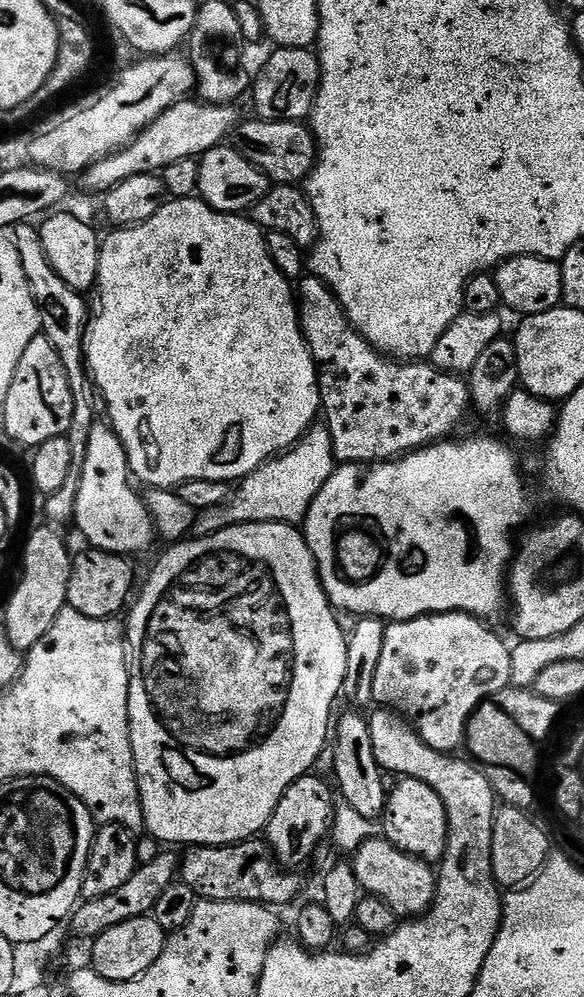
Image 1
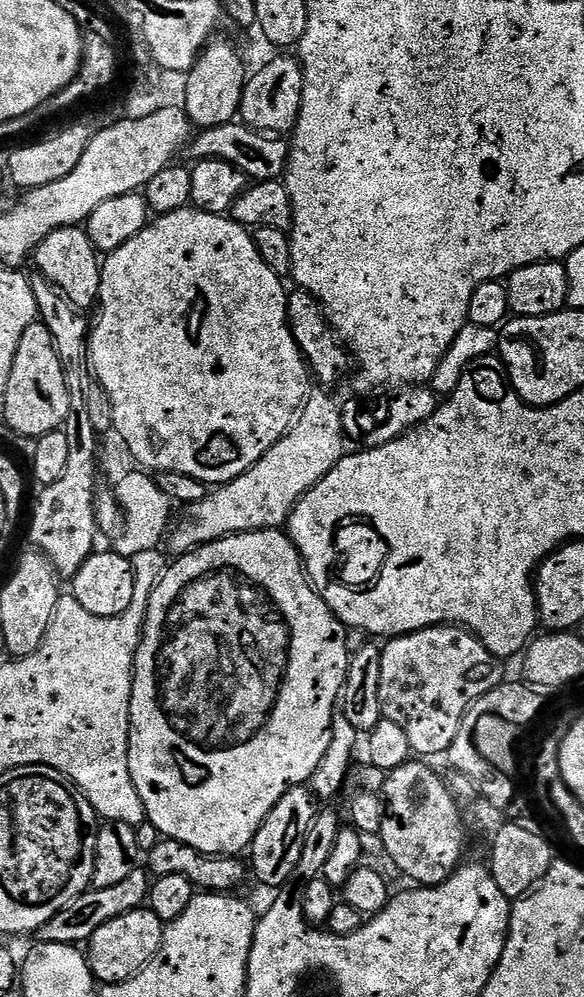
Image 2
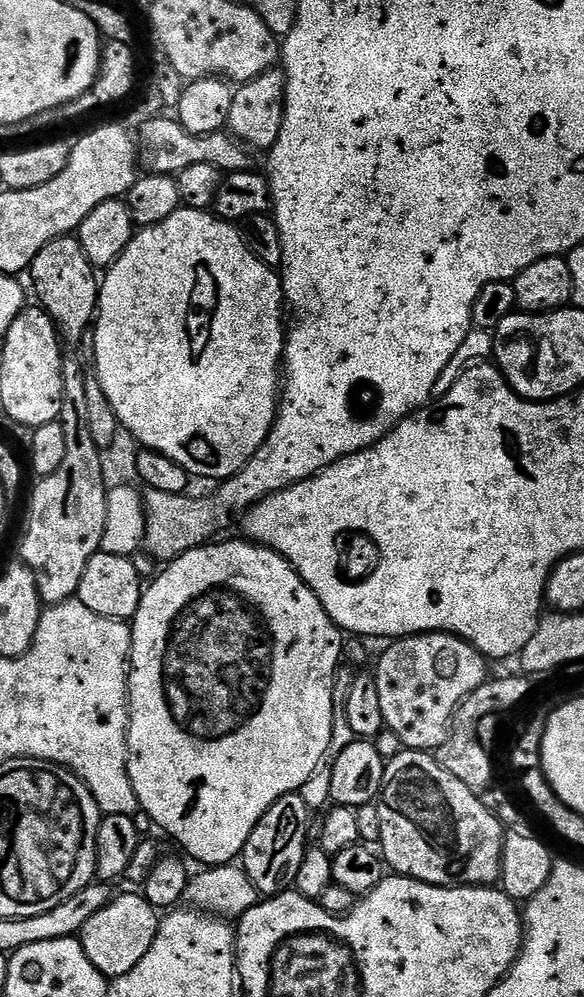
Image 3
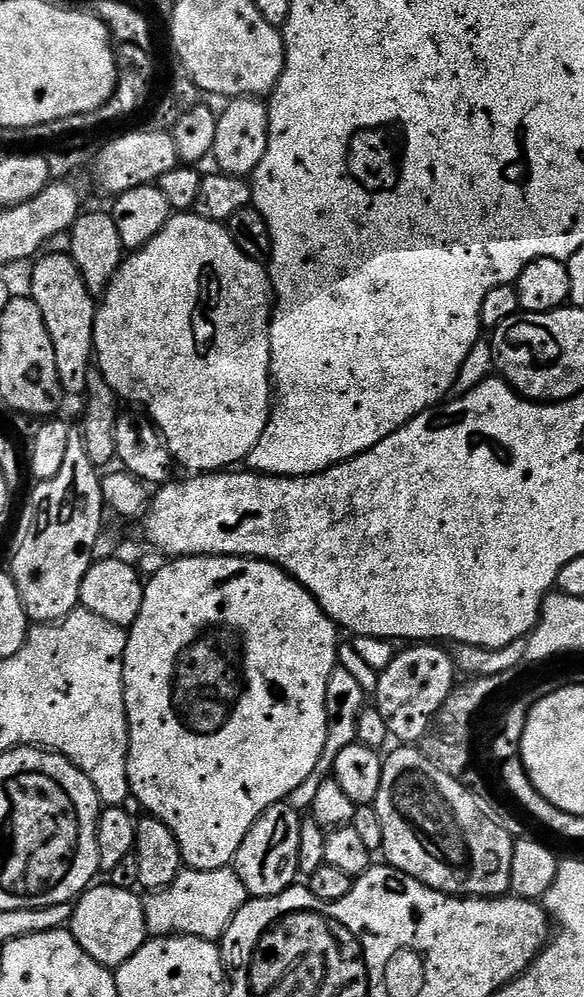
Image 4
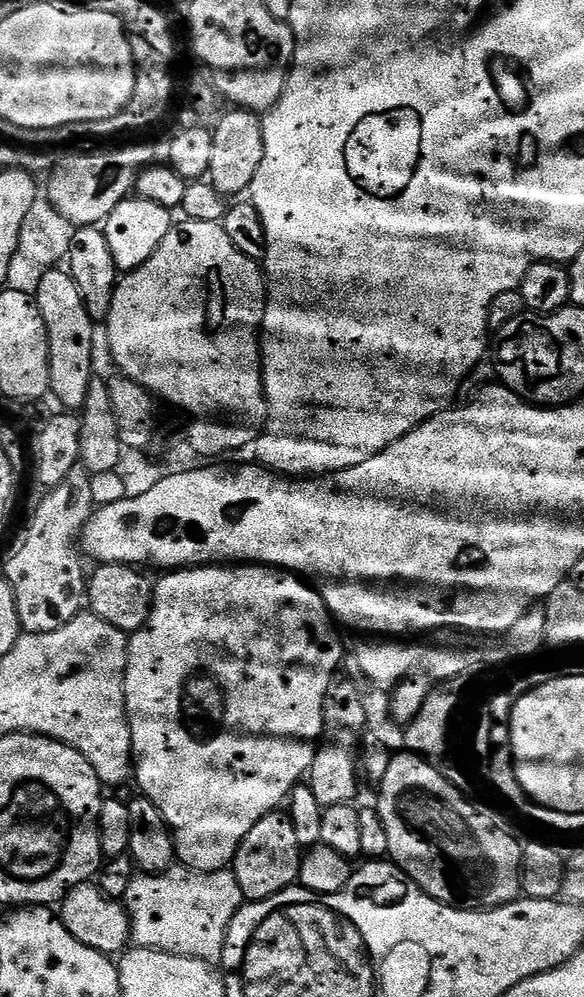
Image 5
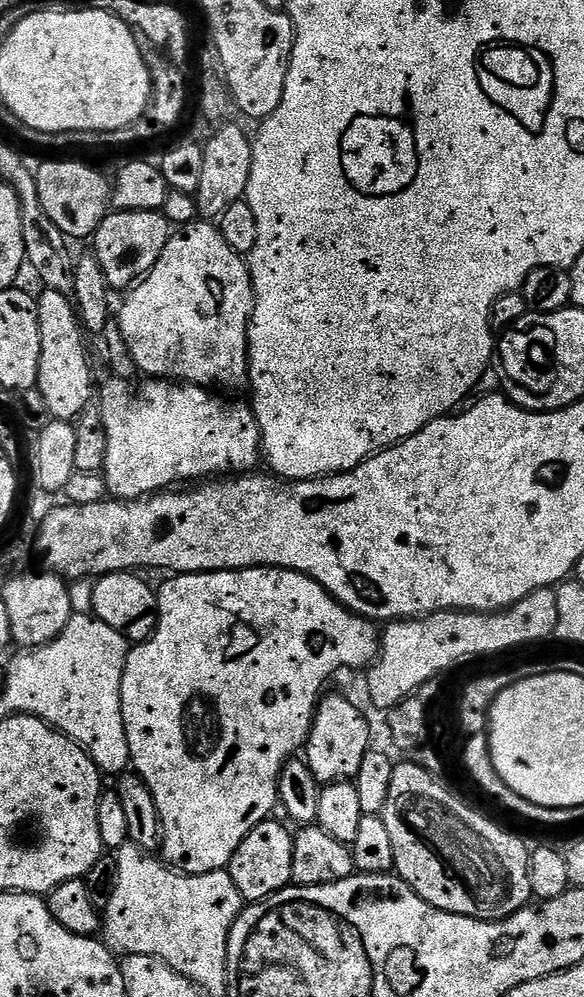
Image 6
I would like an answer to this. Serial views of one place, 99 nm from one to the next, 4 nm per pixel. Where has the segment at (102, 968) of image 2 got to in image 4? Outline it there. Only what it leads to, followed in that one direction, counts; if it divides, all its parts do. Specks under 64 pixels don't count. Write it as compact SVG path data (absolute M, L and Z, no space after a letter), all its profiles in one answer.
M110 882L99 884L89 886L75 901L70 931L72 937L78 942L78 946L82 946L82 950L86 950L86 954L90 954L90 958L94 958L94 962L105 964L107 968L115 970L120 967L122 962L126 962L131 956L138 954L138 950L144 945L144 941L149 939L150 933L146 926L143 899L139 895L136 897L137 893L133 889L119 888Z

